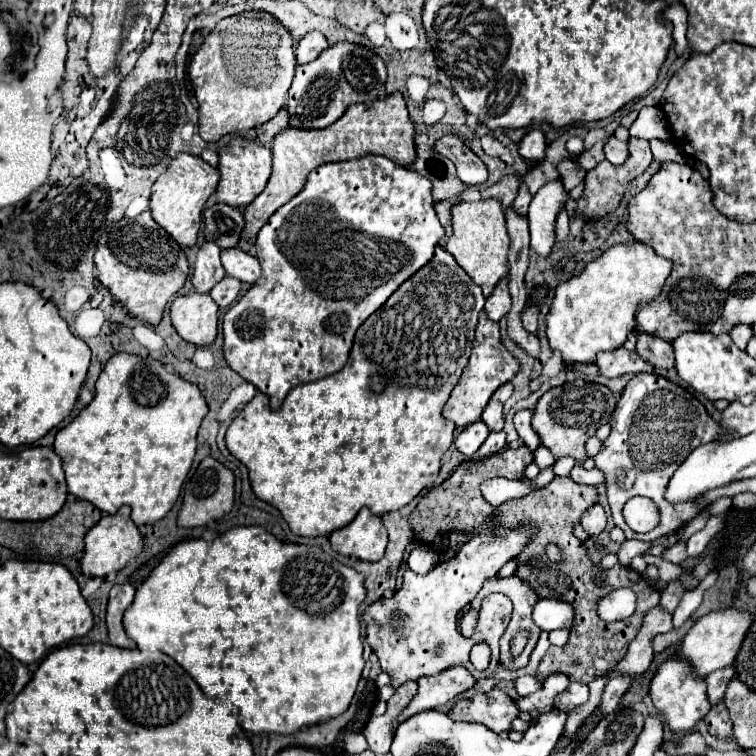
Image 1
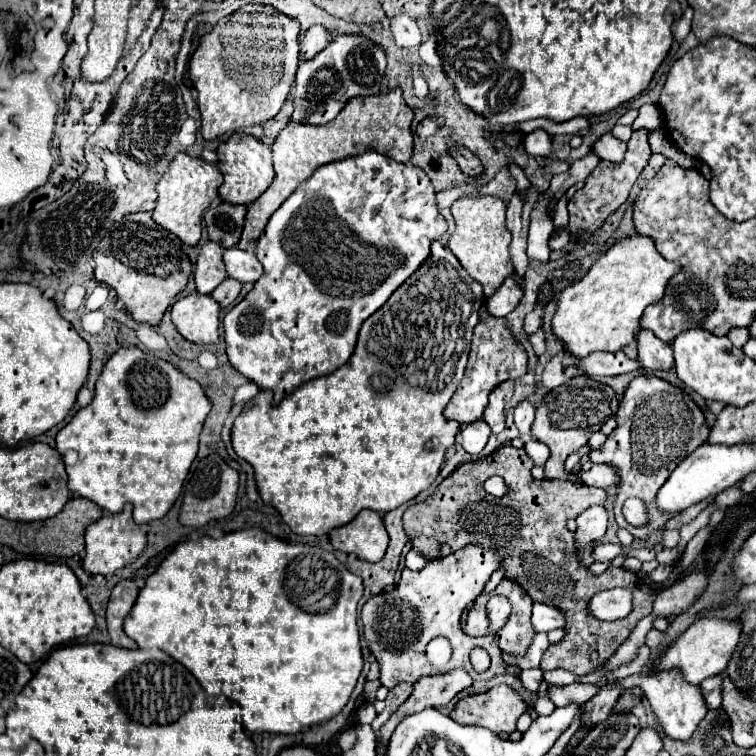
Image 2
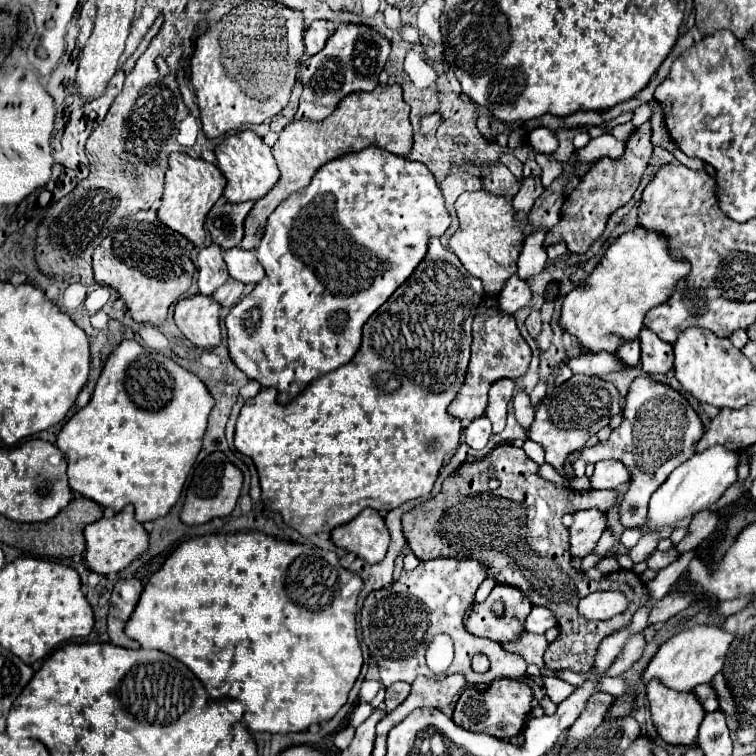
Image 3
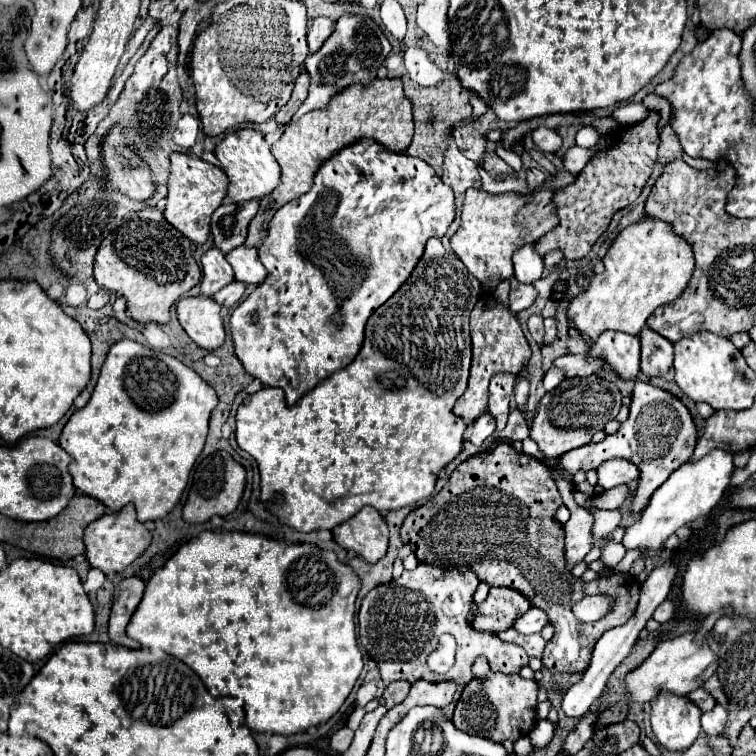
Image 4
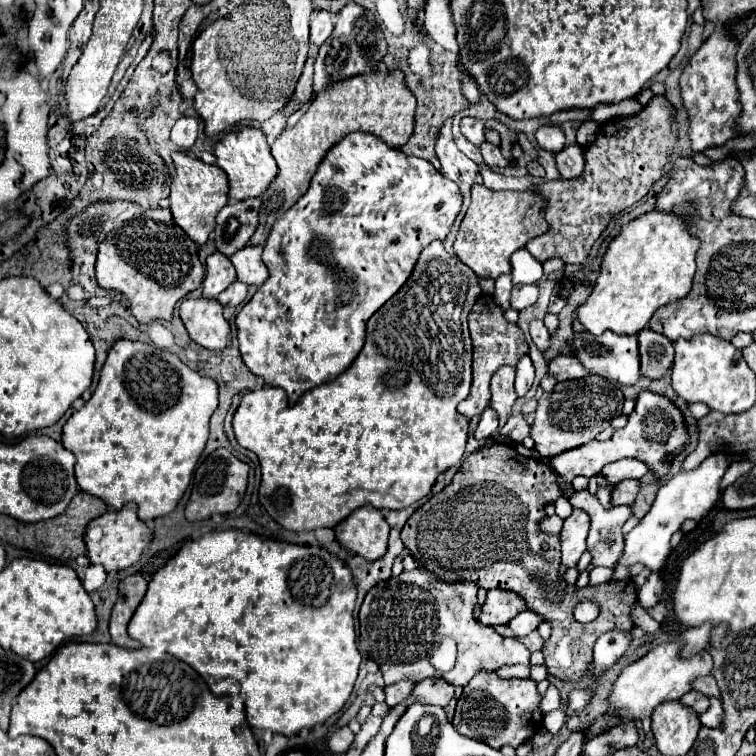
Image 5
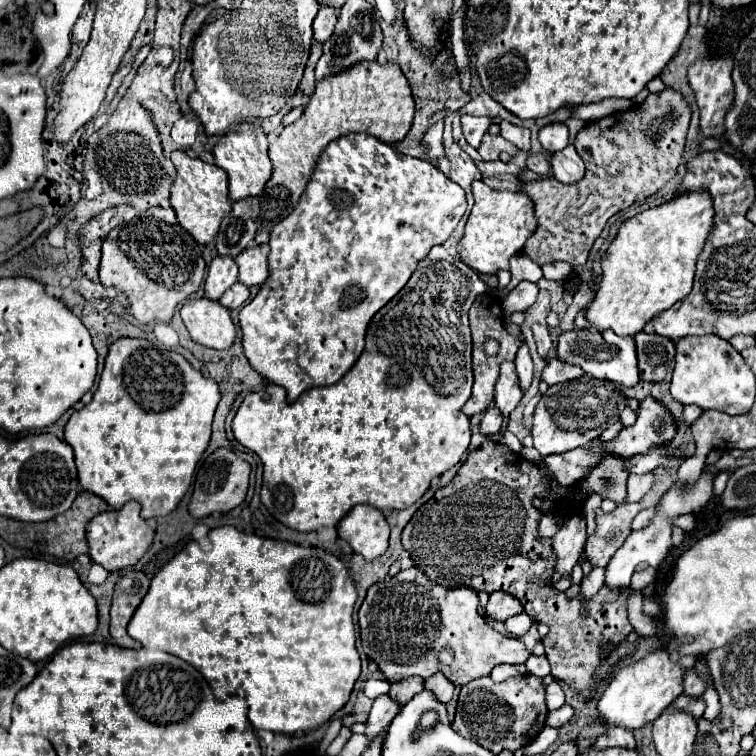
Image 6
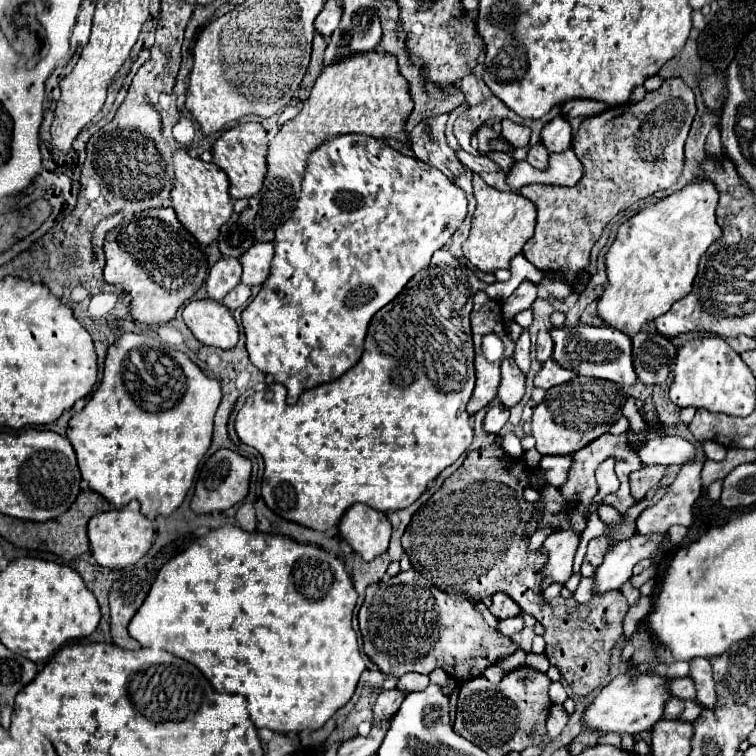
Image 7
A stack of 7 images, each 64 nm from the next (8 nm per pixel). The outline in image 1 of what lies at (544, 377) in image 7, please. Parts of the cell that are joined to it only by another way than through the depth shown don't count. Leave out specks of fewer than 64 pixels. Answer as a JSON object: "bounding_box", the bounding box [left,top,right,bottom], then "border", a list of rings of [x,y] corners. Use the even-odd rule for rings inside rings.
{"bounding_box":[598,346,654,378],"border":[[[624,346],[610,350],[610,352],[600,352],[598,362],[602,376],[614,378],[622,374],[638,374],[638,372],[654,372],[654,366],[646,362],[638,352],[628,352]]]}

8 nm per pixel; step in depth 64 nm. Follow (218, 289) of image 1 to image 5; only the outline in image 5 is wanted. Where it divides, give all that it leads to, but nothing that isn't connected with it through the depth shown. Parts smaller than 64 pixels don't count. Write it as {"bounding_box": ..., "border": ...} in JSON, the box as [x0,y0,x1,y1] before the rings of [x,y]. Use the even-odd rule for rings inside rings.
{"bounding_box":[216,282,248,306],"border":[[[232,282],[224,292],[220,292],[216,296],[216,300],[222,304],[222,306],[240,306],[246,298],[246,292],[248,292],[248,286],[244,282]]]}

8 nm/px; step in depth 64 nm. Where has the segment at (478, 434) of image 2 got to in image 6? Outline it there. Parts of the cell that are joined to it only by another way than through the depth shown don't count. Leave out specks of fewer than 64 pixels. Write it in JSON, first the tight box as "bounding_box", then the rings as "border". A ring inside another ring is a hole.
{"bounding_box":[480,406,502,436],"border":[[[488,406],[484,412],[484,418],[480,422],[480,434],[494,436],[500,432],[500,428],[502,428],[502,414],[494,406]]]}

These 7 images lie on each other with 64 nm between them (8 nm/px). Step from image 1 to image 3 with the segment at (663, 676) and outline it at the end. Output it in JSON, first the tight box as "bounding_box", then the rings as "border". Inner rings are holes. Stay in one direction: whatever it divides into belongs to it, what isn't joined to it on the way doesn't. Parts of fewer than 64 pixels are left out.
{"bounding_box":[598,678,704,744],"border":[[[604,678],[600,684],[598,684],[598,692],[610,692],[612,696],[620,696],[622,694],[622,686],[624,686],[624,680],[622,678]],[[658,680],[646,684],[646,698],[650,696],[652,722],[666,744],[690,744],[704,720],[704,708],[694,692],[668,690]]]}

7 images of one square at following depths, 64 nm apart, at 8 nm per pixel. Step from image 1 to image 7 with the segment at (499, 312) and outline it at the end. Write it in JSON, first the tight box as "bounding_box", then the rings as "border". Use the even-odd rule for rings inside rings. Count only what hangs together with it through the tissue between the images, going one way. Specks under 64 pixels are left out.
{"bounding_box":[502,282,536,322],"border":[[[522,282],[522,284],[510,294],[510,298],[502,304],[504,320],[510,322],[518,312],[530,308],[534,300],[536,300],[536,284],[532,284],[532,282]]]}

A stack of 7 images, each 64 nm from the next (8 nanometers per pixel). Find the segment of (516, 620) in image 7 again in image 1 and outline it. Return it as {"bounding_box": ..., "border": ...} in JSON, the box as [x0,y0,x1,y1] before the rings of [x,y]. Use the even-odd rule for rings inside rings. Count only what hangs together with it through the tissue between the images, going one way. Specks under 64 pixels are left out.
{"bounding_box":[534,598,574,630],"border":[[[546,598],[534,606],[534,622],[540,630],[556,630],[556,628],[572,628],[574,608],[564,600]]]}

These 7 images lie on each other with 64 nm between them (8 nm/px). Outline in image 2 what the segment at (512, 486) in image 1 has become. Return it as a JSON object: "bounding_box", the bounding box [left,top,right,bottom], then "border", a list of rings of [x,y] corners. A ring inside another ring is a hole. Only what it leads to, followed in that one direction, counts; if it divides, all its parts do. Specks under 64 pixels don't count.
{"bounding_box":[484,376,618,498],"border":[[[588,376],[570,378],[562,386],[550,390],[542,398],[542,404],[536,408],[536,418],[532,424],[534,438],[544,442],[550,448],[550,460],[544,466],[544,480],[565,478],[583,484],[577,475],[564,472],[564,460],[566,460],[566,456],[578,452],[588,442],[590,434],[600,430],[602,420],[614,416],[616,410],[618,410],[616,392],[610,386],[596,382]],[[560,426],[576,426],[576,428],[560,428]],[[586,426],[592,426],[592,428],[586,428]],[[492,476],[492,478],[488,478],[484,482],[484,490],[488,494],[492,494],[494,498],[504,498],[506,492],[508,492],[508,486],[506,486],[506,482],[500,476]]]}

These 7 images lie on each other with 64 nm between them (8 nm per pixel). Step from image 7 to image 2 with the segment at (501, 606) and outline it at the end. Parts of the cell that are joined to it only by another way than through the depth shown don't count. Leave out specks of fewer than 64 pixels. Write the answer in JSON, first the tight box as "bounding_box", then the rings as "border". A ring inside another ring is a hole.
{"bounding_box":[464,578,534,656],"border":[[[504,578],[494,594],[502,594],[512,602],[512,614],[508,618],[508,624],[498,632],[498,646],[502,654],[510,656],[524,656],[530,642],[534,640],[534,628],[530,624],[530,610],[532,610],[532,598],[528,592],[520,588],[518,582]],[[480,594],[470,612],[468,612],[468,618],[466,618],[466,624],[464,624],[464,632],[468,636],[482,636],[488,628],[488,622],[486,622],[486,600],[490,598],[490,594]]]}

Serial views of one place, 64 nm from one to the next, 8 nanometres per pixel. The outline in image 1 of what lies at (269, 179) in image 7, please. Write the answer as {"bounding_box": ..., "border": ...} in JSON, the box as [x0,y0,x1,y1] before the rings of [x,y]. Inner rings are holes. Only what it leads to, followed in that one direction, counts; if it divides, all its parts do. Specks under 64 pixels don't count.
{"bounding_box":[240,92,416,252],"border":[[[394,92],[392,96],[384,100],[370,102],[368,106],[350,106],[348,114],[340,118],[340,122],[324,128],[324,130],[282,130],[274,142],[272,142],[272,176],[268,180],[268,186],[262,190],[260,196],[256,196],[256,202],[250,202],[244,208],[244,220],[246,226],[242,230],[240,248],[248,252],[254,246],[258,230],[268,222],[268,218],[286,202],[290,202],[306,184],[308,174],[326,162],[340,162],[340,160],[352,160],[368,154],[380,154],[396,162],[398,166],[408,166],[416,160],[416,144],[414,144],[414,124],[408,116],[406,102],[400,92]]]}

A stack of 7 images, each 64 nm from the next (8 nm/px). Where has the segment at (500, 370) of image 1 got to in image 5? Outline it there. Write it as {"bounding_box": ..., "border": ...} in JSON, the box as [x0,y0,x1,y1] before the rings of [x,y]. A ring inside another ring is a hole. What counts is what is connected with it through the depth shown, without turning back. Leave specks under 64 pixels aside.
{"bounding_box":[458,294,528,418],"border":[[[482,294],[472,312],[470,312],[470,336],[474,344],[474,362],[472,362],[472,388],[464,402],[458,404],[458,412],[466,418],[480,416],[484,408],[490,404],[490,378],[500,366],[516,366],[518,360],[528,354],[528,344],[524,340],[524,332],[518,328],[518,324],[508,322],[504,318],[502,308],[494,302],[490,294]]]}

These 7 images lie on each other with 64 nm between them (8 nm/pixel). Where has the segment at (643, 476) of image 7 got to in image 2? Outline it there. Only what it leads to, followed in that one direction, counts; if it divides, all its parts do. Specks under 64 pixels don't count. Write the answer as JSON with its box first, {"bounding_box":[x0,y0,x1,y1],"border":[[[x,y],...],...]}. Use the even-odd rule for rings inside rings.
{"bounding_box":[404,446,658,676],"border":[[[504,446],[484,460],[466,462],[456,472],[452,472],[446,480],[442,480],[432,496],[428,496],[424,502],[414,504],[412,508],[408,508],[404,512],[404,530],[406,530],[408,538],[412,540],[412,548],[418,554],[422,554],[430,560],[440,558],[444,554],[452,554],[452,552],[456,552],[456,550],[472,544],[472,542],[480,542],[480,546],[486,546],[490,550],[500,550],[500,554],[510,554],[510,556],[504,558],[506,576],[512,578],[514,582],[518,582],[524,590],[528,590],[534,602],[552,604],[566,614],[566,636],[560,644],[554,644],[544,652],[542,662],[540,662],[540,670],[546,672],[546,670],[554,670],[554,668],[564,668],[572,674],[584,676],[584,674],[590,674],[590,672],[598,670],[600,666],[604,666],[608,662],[608,658],[618,650],[618,646],[626,642],[626,638],[634,630],[636,622],[652,612],[652,604],[654,604],[658,592],[656,592],[656,588],[652,590],[650,584],[642,582],[640,576],[630,572],[630,570],[626,570],[626,582],[624,582],[624,568],[610,568],[604,574],[596,576],[580,562],[578,548],[576,548],[576,542],[574,542],[574,534],[568,530],[566,522],[572,520],[572,518],[578,518],[580,512],[584,512],[586,508],[594,506],[594,504],[604,504],[604,500],[606,500],[604,490],[594,488],[594,486],[584,486],[584,484],[564,480],[564,478],[534,480],[530,470],[532,470],[532,460],[526,454],[526,450],[524,448],[512,448],[512,446]],[[494,474],[502,476],[506,480],[508,488],[510,488],[510,494],[504,496],[502,500],[496,500],[494,496],[486,494],[486,490],[482,486],[484,480],[488,480]],[[618,586],[626,586],[626,588],[632,590],[634,610],[624,620],[616,620],[616,622],[596,620],[588,612],[588,602],[592,600],[592,596],[596,592],[602,592],[602,590],[608,590],[608,588],[618,588]]]}

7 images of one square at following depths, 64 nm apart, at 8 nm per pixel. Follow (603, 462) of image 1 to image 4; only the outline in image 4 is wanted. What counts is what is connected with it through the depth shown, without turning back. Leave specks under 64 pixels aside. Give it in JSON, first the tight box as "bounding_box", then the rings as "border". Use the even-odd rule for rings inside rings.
{"bounding_box":[558,380,698,514],"border":[[[636,380],[632,402],[630,402],[630,416],[618,428],[618,432],[612,436],[606,436],[606,440],[598,444],[586,444],[582,448],[576,448],[564,454],[564,458],[560,458],[558,462],[566,478],[572,478],[580,468],[588,472],[590,468],[596,468],[600,462],[610,458],[624,458],[632,462],[634,466],[638,466],[640,476],[638,476],[636,494],[632,494],[630,514],[638,514],[648,506],[652,492],[670,476],[670,472],[674,472],[678,466],[690,460],[696,446],[696,438],[698,438],[696,424],[692,420],[690,410],[686,410],[680,398],[676,398],[664,388]]]}

